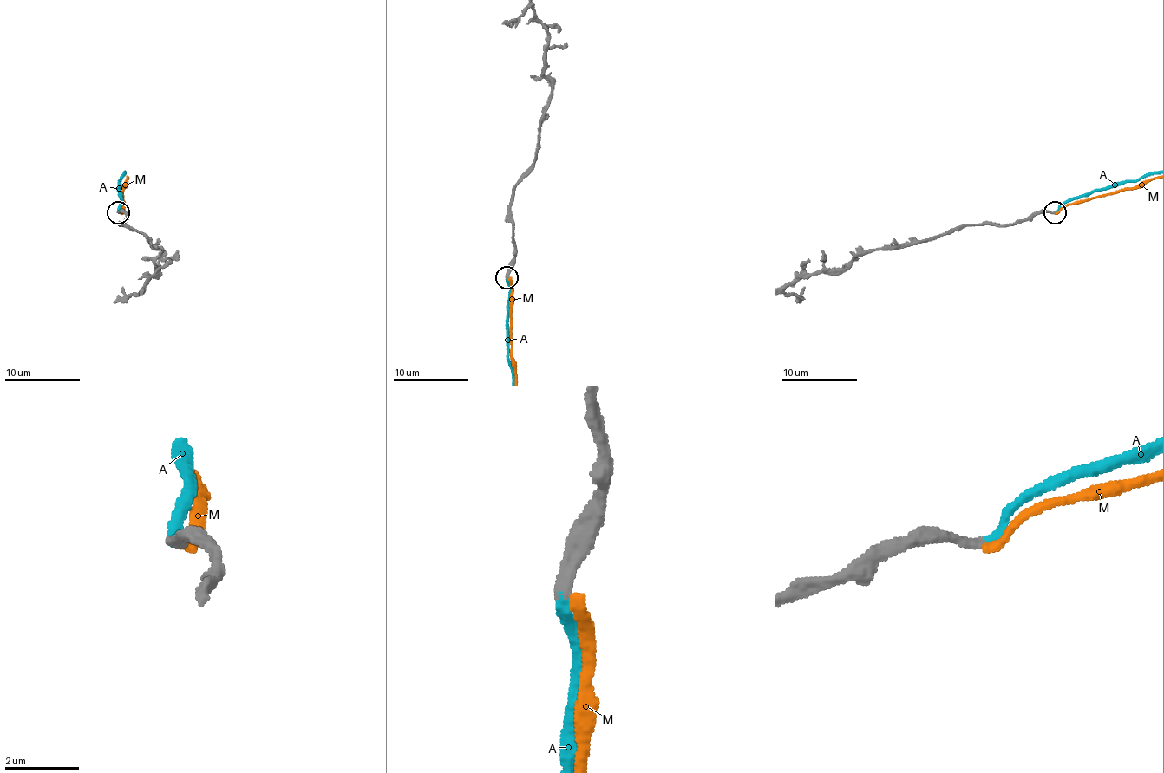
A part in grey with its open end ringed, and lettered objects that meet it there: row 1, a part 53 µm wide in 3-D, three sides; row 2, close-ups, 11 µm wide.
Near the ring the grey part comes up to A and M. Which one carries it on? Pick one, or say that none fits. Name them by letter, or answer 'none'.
A

